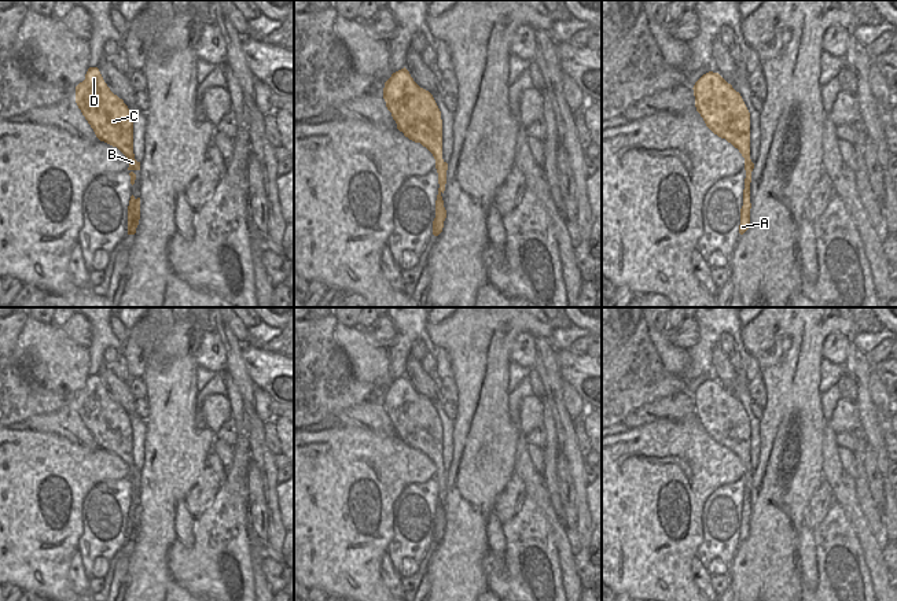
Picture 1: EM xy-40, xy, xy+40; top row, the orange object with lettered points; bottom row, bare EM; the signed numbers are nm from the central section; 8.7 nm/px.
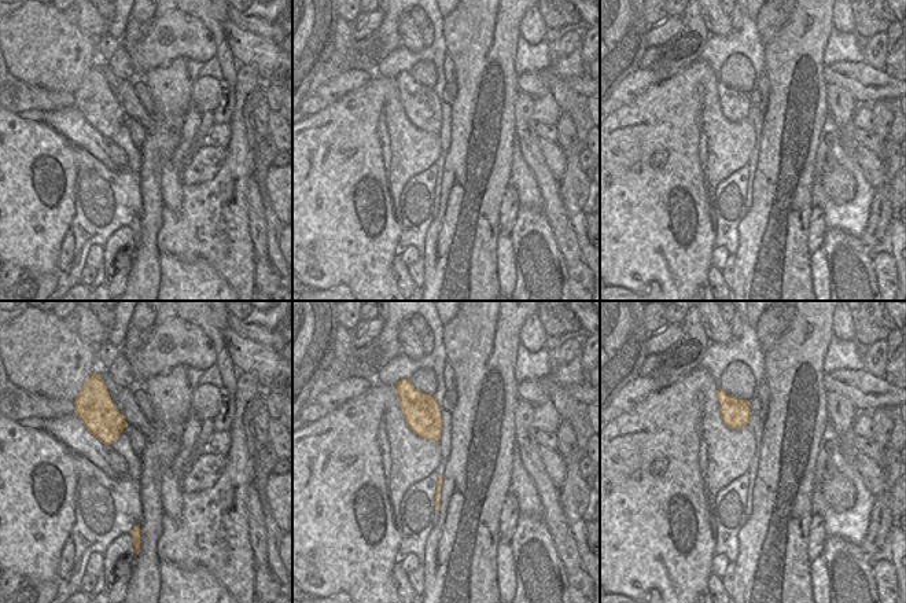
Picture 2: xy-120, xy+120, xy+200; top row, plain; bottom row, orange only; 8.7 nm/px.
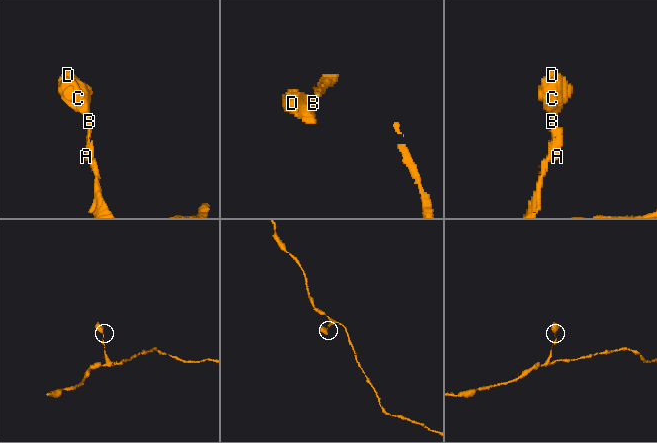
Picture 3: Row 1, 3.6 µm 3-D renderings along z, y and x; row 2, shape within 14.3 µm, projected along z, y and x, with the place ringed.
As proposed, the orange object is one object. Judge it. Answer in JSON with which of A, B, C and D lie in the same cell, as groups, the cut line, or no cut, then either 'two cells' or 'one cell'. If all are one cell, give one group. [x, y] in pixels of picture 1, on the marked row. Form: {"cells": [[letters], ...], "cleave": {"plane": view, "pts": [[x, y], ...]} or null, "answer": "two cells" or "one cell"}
{"cells": [["A", "B", "C", "D"]], "cleave": null, "answer": "one cell"}

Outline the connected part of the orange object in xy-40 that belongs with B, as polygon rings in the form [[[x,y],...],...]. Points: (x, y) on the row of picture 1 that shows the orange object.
[[[89,67],[85,80],[76,86],[76,103],[96,137],[117,147],[129,159],[128,170],[133,185],[136,180],[133,172],[140,170],[140,162],[133,154],[130,110],[110,91],[98,67]]]

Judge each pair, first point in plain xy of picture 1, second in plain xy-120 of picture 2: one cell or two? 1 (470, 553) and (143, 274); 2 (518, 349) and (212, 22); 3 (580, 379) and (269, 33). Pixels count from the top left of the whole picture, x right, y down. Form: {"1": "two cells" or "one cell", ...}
{"1": "one cell", "2": "two cells", "3": "two cells"}

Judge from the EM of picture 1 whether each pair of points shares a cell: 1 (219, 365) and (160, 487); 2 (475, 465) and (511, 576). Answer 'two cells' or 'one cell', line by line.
1: two cells
2: two cells

